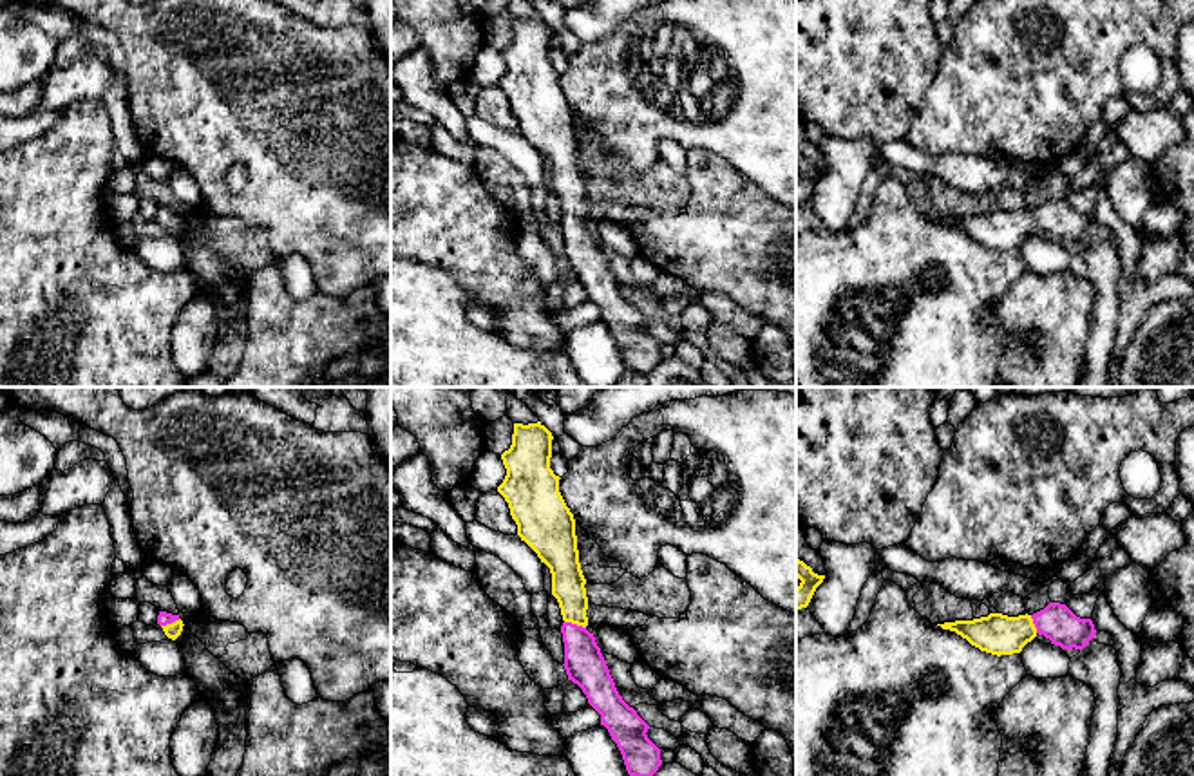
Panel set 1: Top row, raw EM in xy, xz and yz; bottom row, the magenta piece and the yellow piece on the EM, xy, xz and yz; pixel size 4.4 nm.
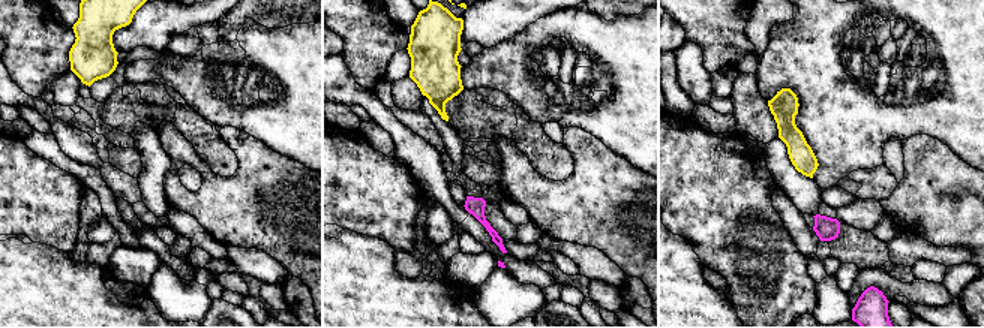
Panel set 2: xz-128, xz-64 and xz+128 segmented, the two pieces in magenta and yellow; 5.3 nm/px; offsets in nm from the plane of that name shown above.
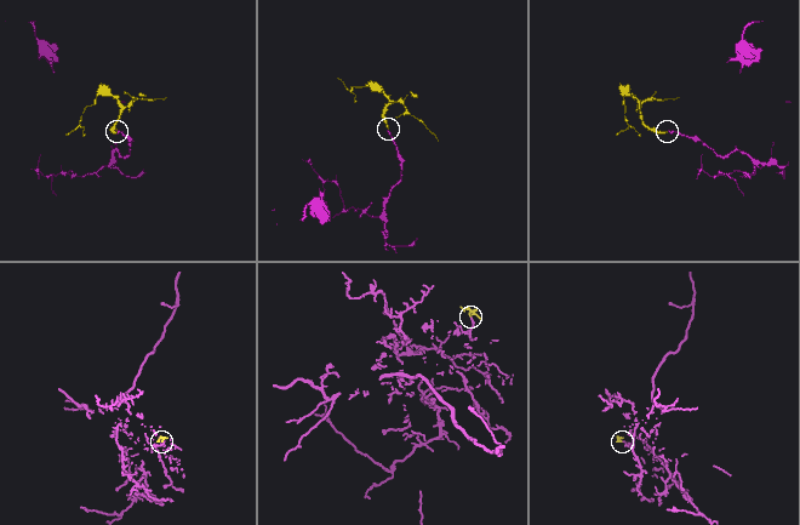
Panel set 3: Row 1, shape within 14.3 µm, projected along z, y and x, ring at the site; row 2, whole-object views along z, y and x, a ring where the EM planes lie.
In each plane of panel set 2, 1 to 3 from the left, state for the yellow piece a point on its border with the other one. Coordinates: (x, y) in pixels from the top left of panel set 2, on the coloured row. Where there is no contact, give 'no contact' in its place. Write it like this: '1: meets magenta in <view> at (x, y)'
1: no contact
2: no contact
3: no contact

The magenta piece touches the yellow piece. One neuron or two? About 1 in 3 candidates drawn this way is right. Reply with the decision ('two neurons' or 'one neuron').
one neuron

